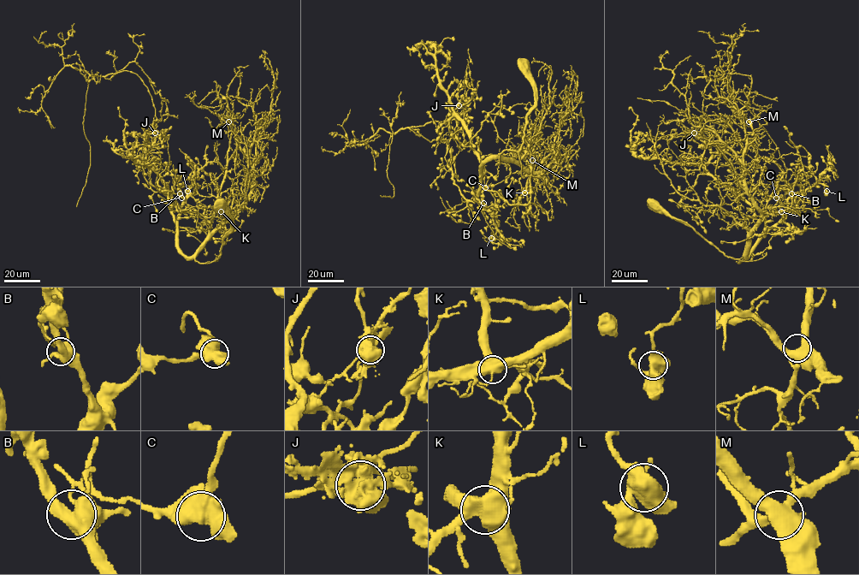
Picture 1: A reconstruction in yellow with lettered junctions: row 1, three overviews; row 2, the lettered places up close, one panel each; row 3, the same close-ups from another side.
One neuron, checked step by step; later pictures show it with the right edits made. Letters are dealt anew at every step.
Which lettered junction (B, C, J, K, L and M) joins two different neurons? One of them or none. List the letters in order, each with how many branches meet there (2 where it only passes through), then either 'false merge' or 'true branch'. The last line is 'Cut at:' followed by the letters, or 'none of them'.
B: branches 5; true branch
C: branches 3; true branch
J: branches 6; false merge
K: branches 4; true branch
L: branches 5; true branch
M: branches 5; true branch
Cut at: J

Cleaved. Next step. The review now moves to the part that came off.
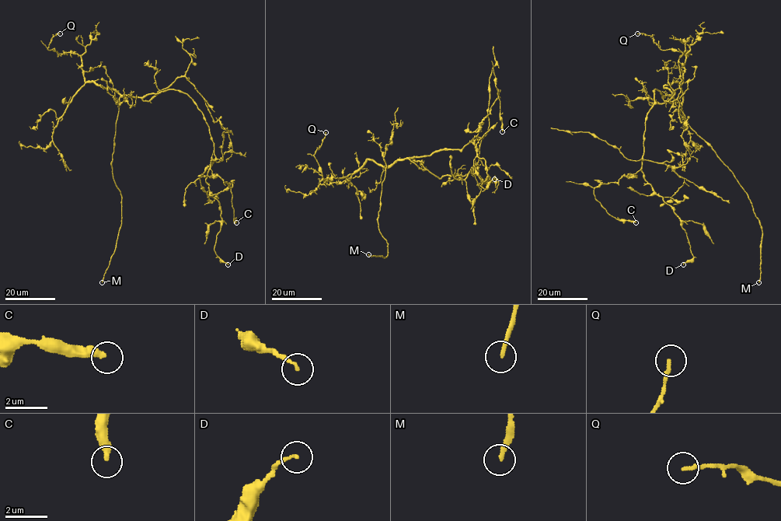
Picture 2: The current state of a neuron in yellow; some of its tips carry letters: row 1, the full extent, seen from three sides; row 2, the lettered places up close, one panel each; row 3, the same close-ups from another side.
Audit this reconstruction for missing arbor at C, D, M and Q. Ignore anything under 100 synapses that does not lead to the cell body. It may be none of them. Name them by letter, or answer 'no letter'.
M

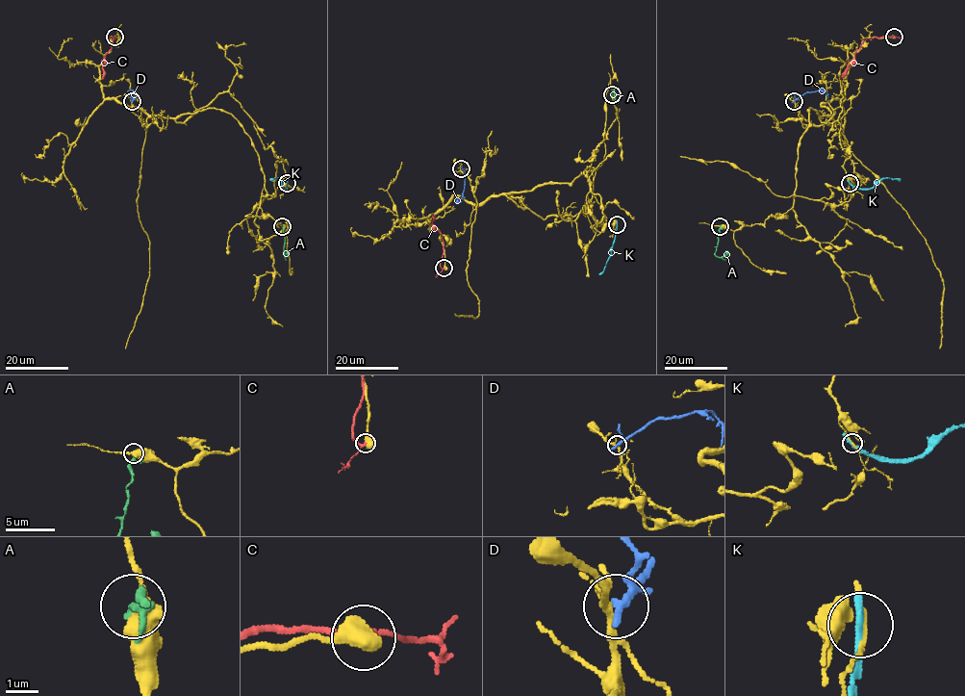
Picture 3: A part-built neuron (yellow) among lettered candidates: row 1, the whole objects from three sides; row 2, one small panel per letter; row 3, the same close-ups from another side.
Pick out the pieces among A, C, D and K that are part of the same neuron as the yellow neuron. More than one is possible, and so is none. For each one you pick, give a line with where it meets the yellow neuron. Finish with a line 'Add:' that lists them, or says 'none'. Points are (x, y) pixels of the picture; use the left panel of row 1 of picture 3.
Add: none

